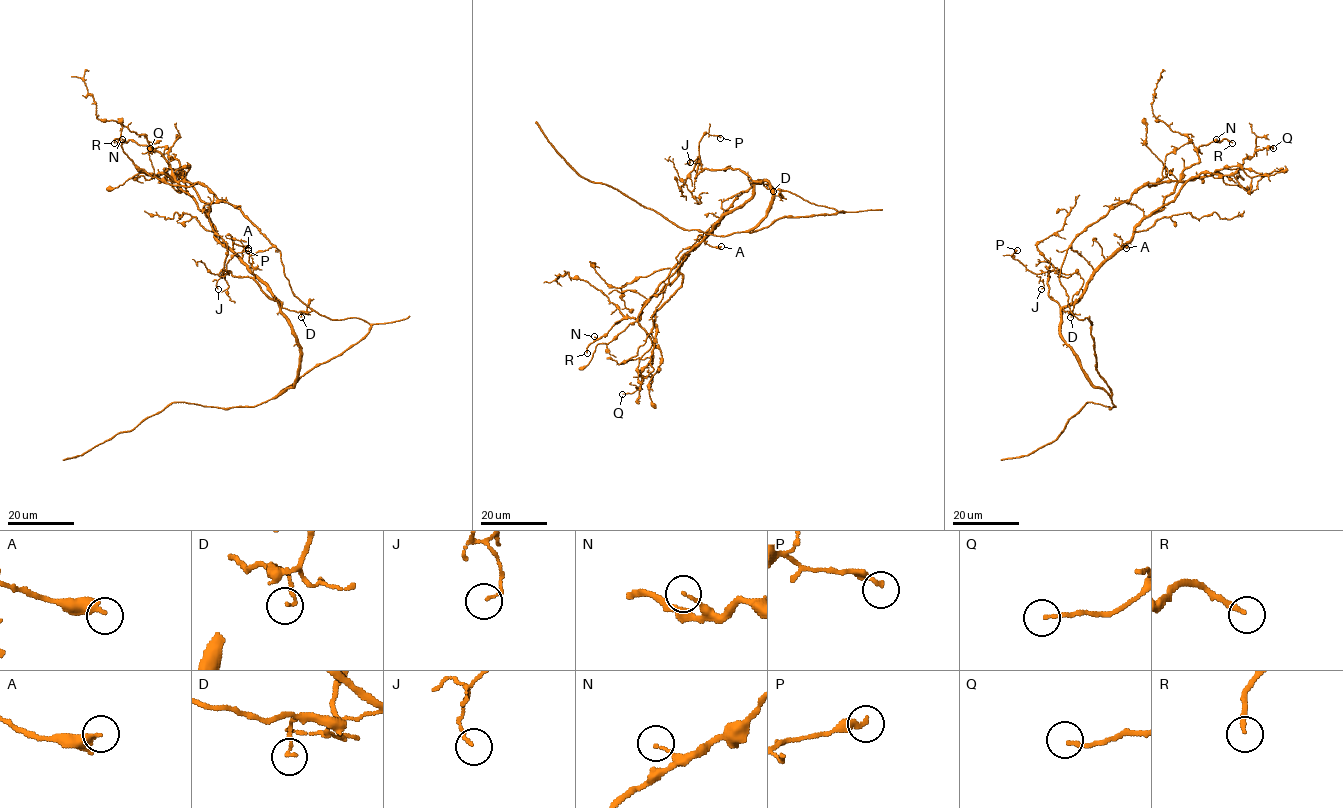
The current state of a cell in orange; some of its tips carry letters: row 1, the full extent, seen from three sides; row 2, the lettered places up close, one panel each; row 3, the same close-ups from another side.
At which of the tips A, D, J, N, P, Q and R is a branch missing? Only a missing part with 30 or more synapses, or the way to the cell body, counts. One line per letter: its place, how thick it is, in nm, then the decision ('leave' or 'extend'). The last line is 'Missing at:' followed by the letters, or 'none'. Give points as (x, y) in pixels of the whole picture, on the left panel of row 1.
A: place (248, 248); calibre 320 nm; leave
D: place (301, 317); calibre 110 nm; leave
J: place (218, 289); calibre 90 nm; leave
N: place (122, 139); calibre 100 nm; leave
P: place (248, 250); calibre 200 nm; leave
Q: place (150, 148); calibre 140 nm; leave
R: place (114, 143); calibre 200 nm; leave
Missing at: none

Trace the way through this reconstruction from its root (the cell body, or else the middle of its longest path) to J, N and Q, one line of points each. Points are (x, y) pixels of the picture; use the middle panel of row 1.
J: (753, 184), (739, 169), (704, 169), (699, 157), (690, 160), (690, 162)
N: (753, 184), (753, 195), (728, 210), (688, 254), (676, 278), (645, 302), (639, 319), (623, 317), (594, 336)
Q: (753, 184), (753, 195), (728, 210), (681, 263), (681, 286), (655, 312), (652, 362), (640, 386), (622, 394)

